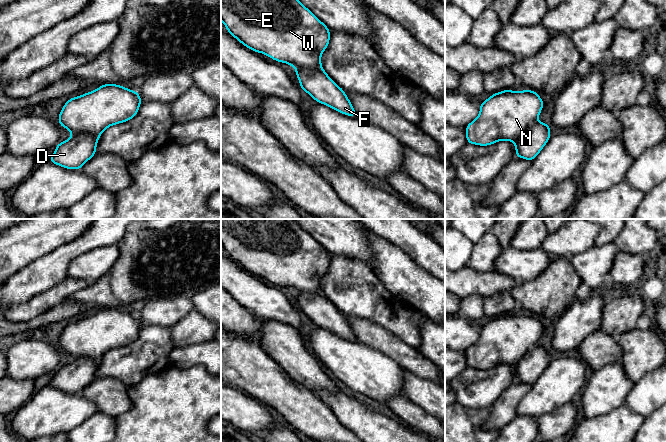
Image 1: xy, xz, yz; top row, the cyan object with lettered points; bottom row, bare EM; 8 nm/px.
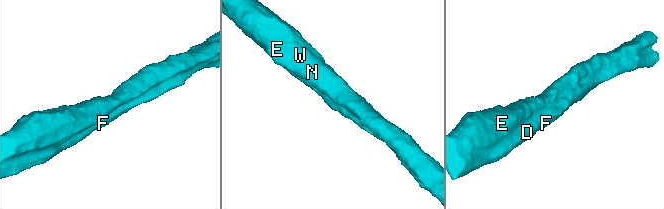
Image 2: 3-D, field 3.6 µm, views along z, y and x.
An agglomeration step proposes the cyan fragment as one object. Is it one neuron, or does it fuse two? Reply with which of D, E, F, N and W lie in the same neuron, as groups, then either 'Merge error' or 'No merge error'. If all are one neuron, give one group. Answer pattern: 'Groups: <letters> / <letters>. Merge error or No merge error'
Groups: D E F N W. No merge error

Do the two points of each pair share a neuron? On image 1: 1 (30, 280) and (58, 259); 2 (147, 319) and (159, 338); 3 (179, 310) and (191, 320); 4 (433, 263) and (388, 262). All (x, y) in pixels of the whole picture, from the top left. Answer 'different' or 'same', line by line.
1: same
2: different
3: different
4: different

